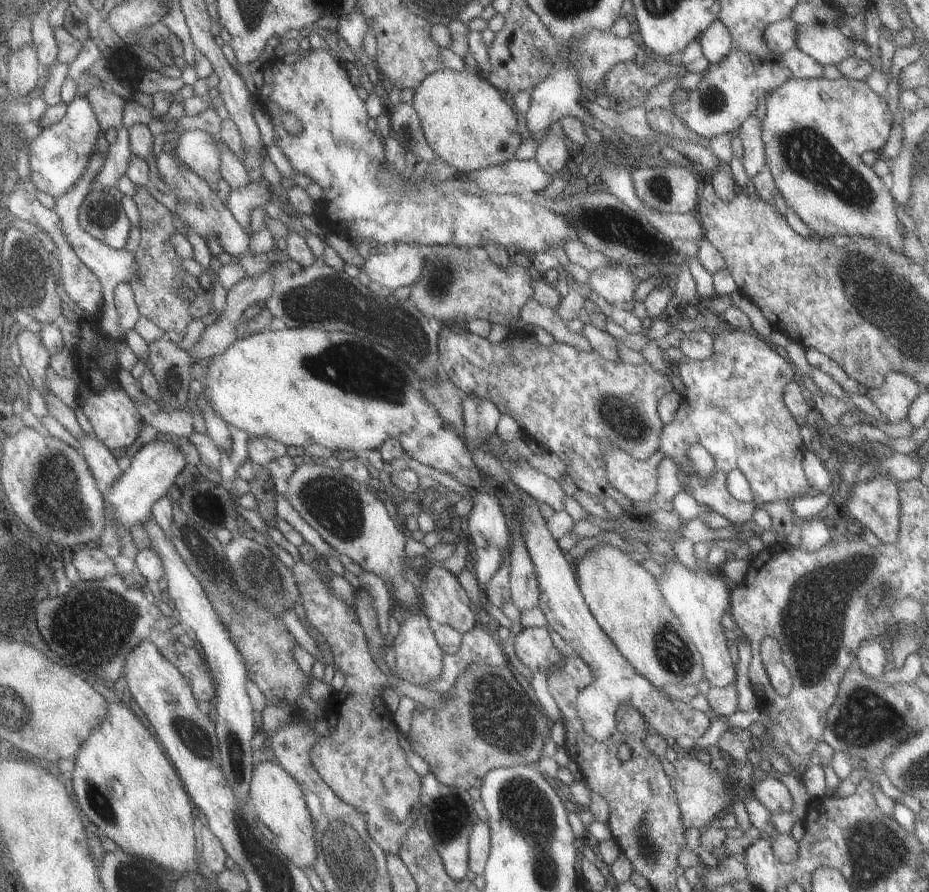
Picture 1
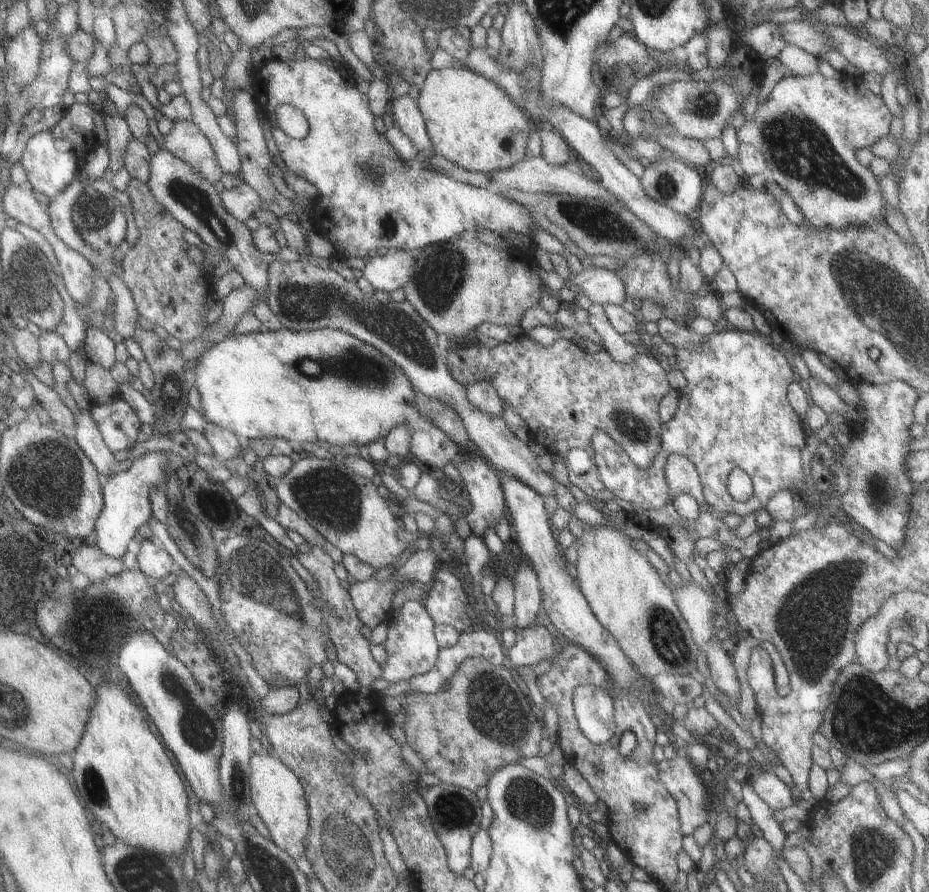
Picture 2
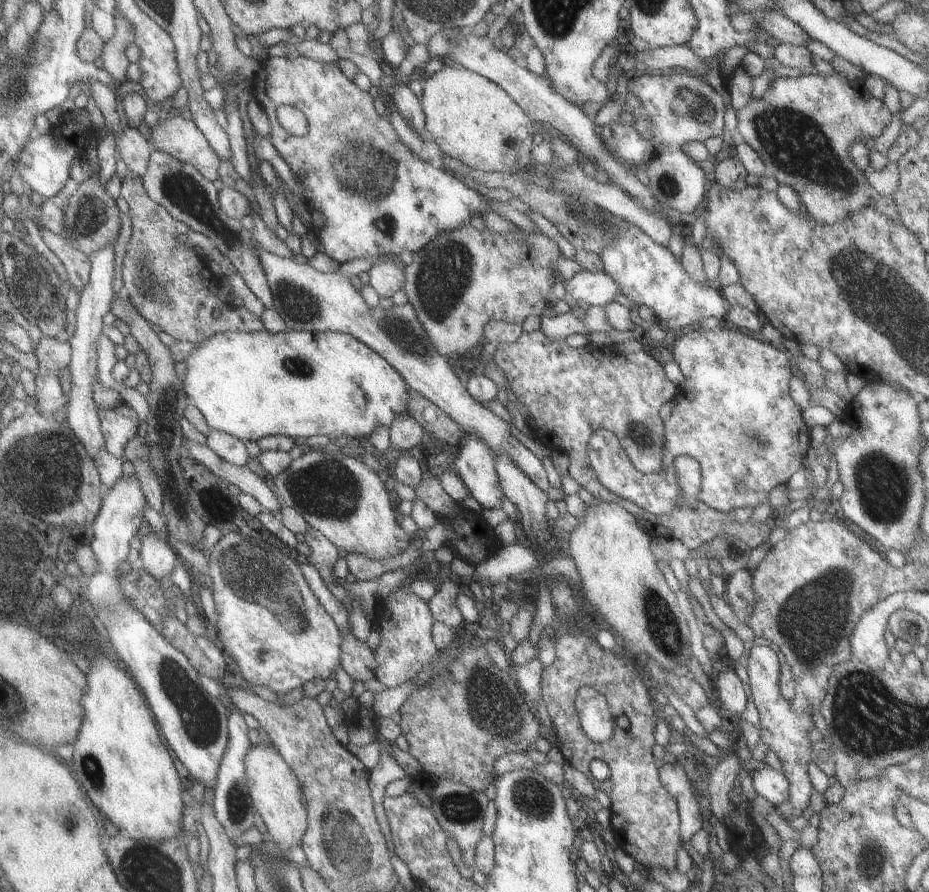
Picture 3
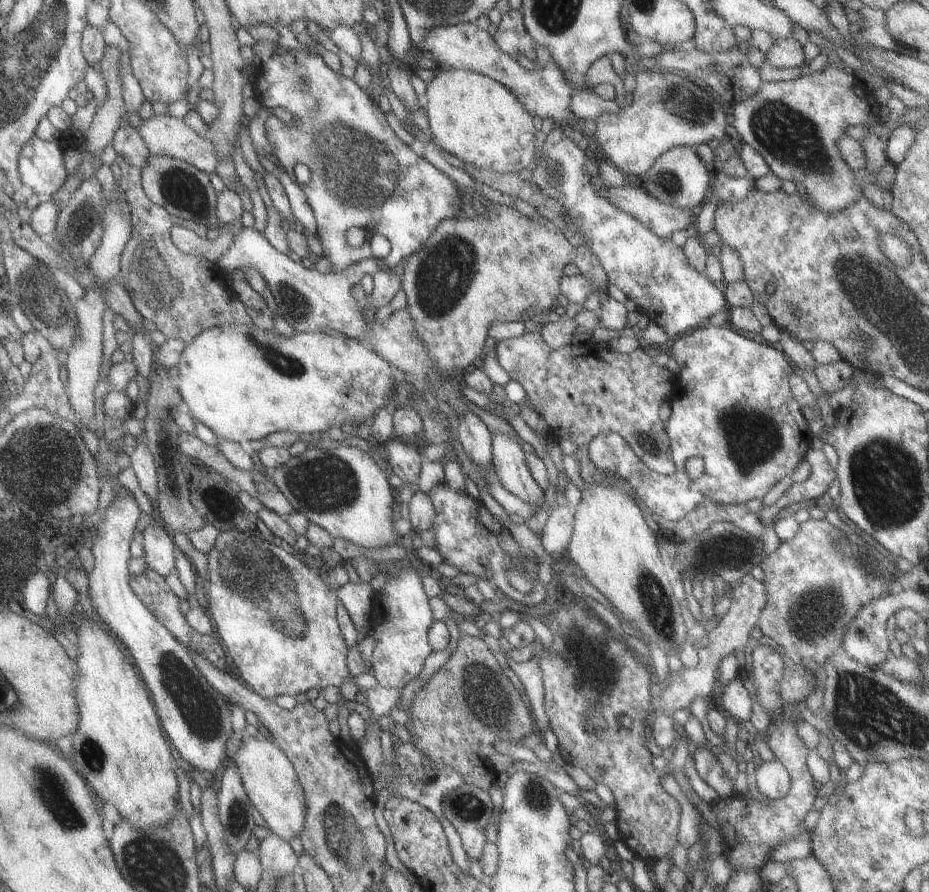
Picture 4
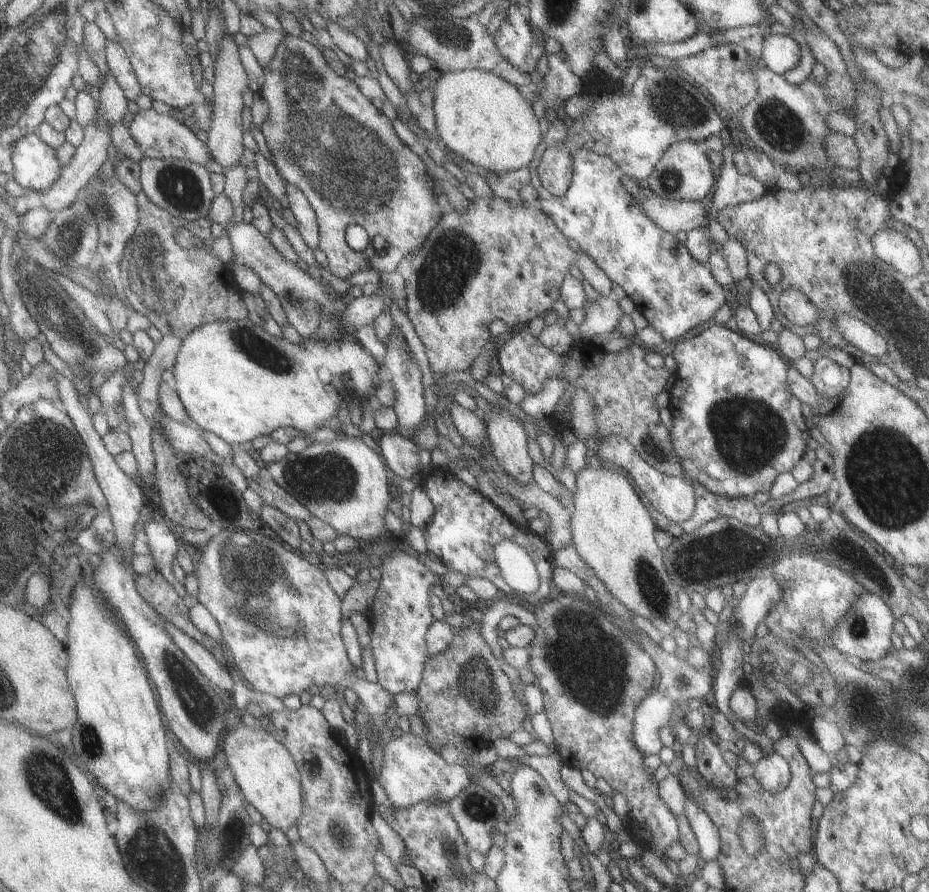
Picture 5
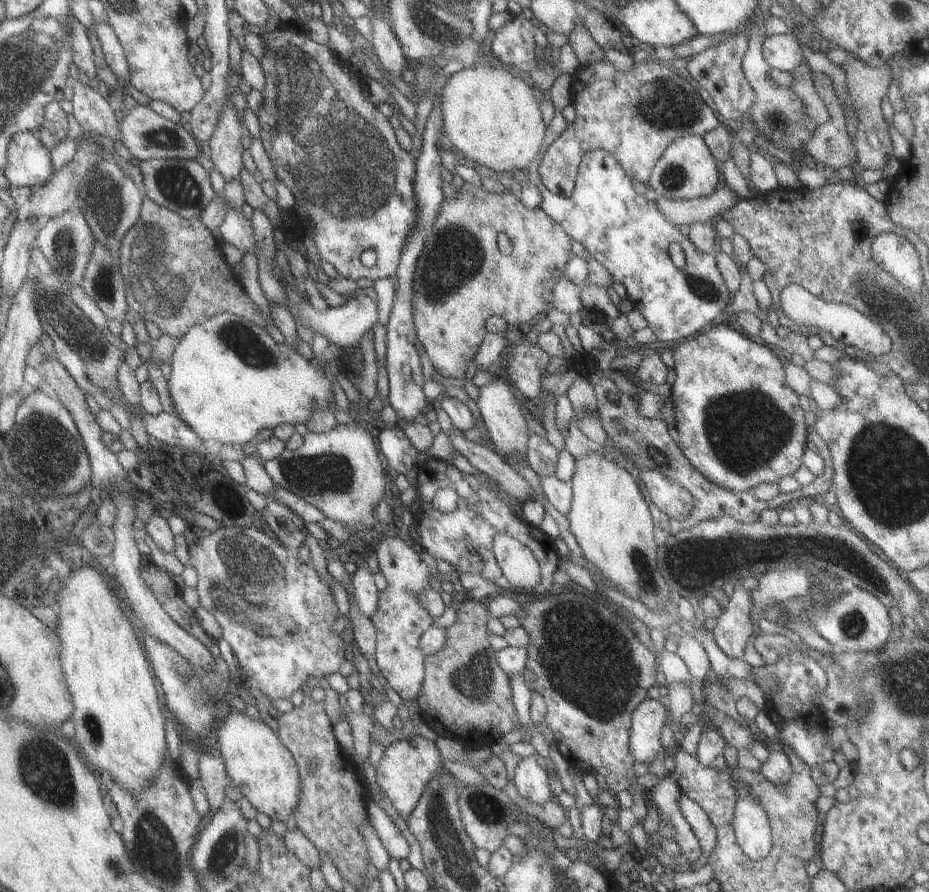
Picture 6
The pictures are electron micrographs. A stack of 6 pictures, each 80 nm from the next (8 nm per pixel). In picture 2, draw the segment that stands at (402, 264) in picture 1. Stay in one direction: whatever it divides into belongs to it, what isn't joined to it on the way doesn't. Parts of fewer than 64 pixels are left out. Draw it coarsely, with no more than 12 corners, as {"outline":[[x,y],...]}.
{"outline":[[403,250],[374,253],[361,269],[373,289],[389,294],[409,280]]}

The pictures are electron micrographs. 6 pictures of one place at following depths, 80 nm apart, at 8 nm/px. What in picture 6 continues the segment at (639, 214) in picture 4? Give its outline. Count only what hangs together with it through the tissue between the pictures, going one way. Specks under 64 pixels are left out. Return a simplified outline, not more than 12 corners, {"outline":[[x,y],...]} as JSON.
{"outline":[[729,188],[697,200],[654,204],[675,226],[712,222],[737,204]]}

